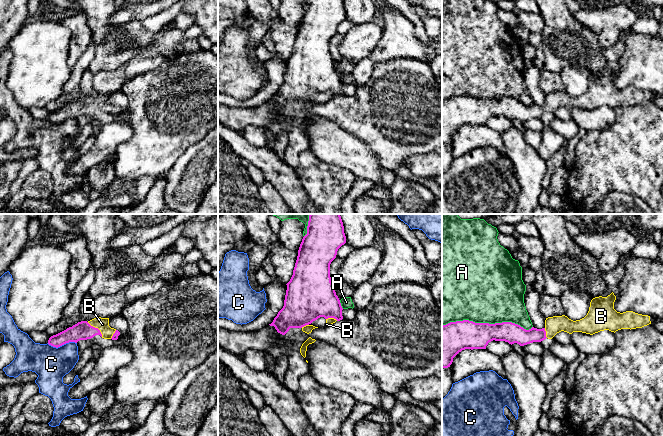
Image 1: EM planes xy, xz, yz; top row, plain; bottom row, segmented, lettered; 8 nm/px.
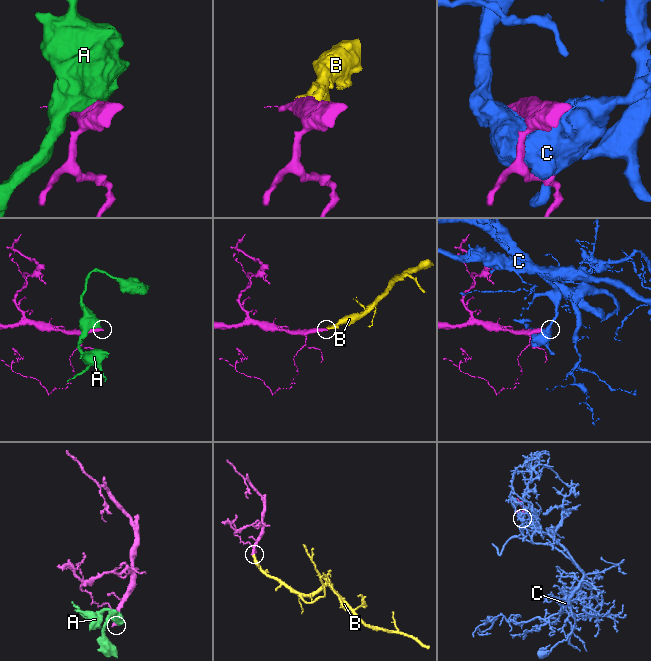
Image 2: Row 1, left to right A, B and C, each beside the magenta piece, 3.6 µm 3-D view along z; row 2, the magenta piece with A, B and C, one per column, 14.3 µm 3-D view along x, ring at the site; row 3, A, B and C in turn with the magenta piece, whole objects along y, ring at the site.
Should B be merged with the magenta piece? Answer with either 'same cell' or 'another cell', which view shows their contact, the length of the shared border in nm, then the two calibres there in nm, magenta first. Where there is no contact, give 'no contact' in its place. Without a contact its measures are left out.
same cell | xy | 170 nm | 150/100 nm

